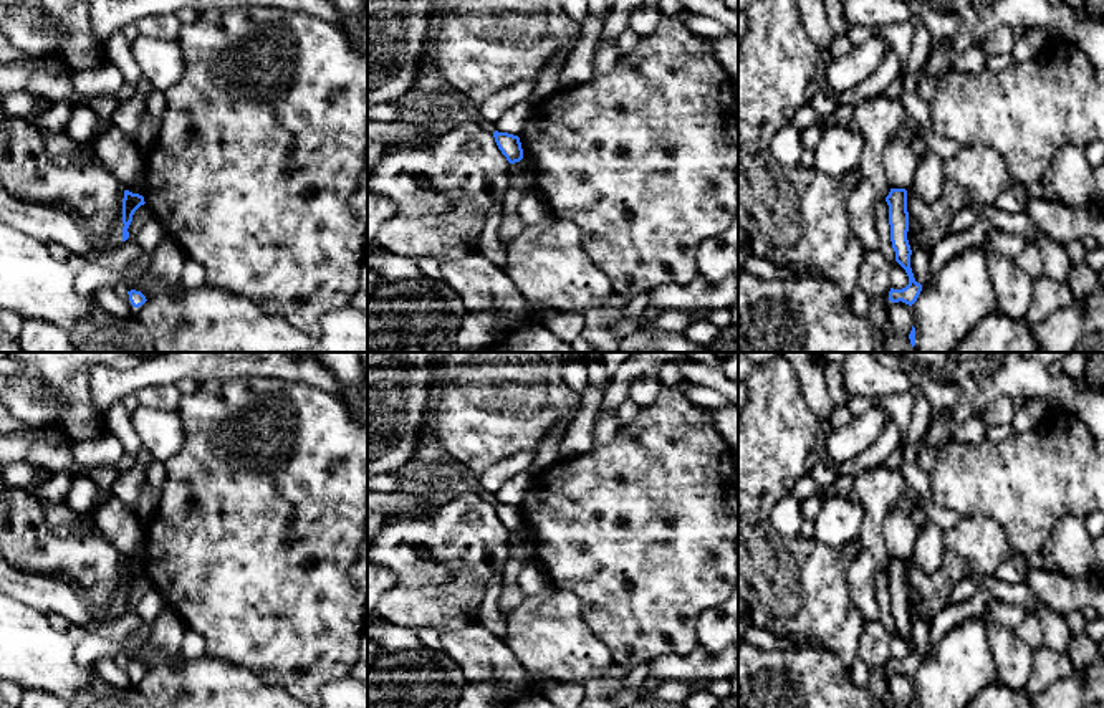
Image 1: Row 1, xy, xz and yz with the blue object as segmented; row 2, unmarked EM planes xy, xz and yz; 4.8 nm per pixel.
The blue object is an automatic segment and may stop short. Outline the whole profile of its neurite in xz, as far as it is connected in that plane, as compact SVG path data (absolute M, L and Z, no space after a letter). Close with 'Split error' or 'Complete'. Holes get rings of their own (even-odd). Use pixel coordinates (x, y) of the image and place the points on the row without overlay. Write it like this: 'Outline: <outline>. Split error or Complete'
Outline: M493 503L495 513L510 534L523 529L523 519L518 506L508 503Z. Complete

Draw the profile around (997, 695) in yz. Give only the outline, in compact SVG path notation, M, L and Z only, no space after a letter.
M996 682L978 693L967 708L1034 708L1026 690Z

